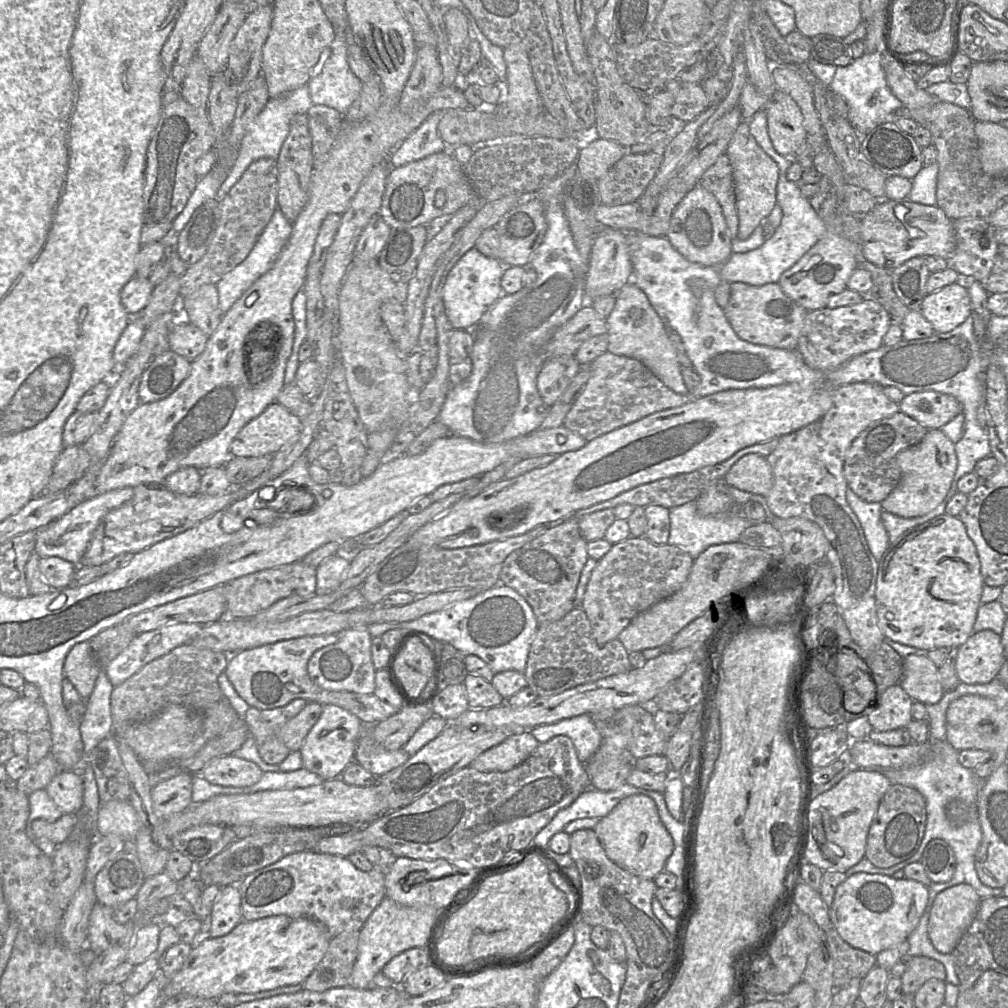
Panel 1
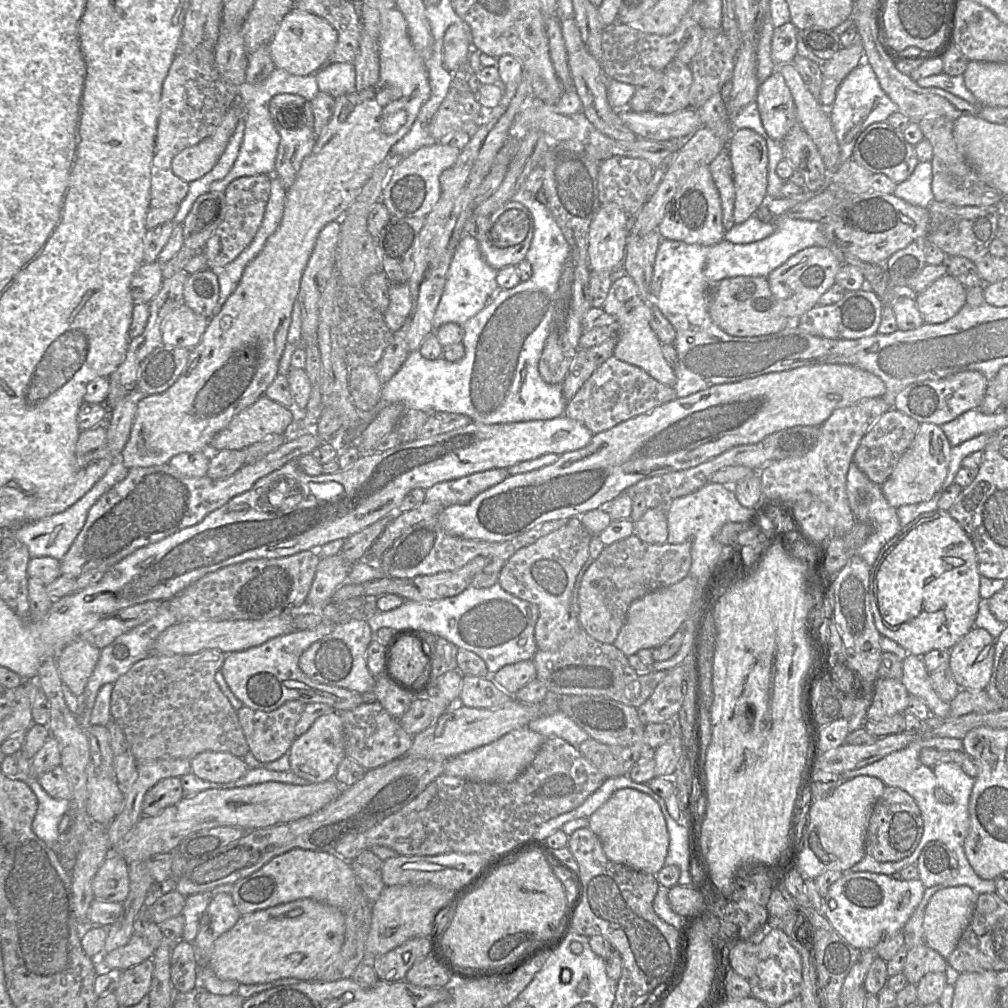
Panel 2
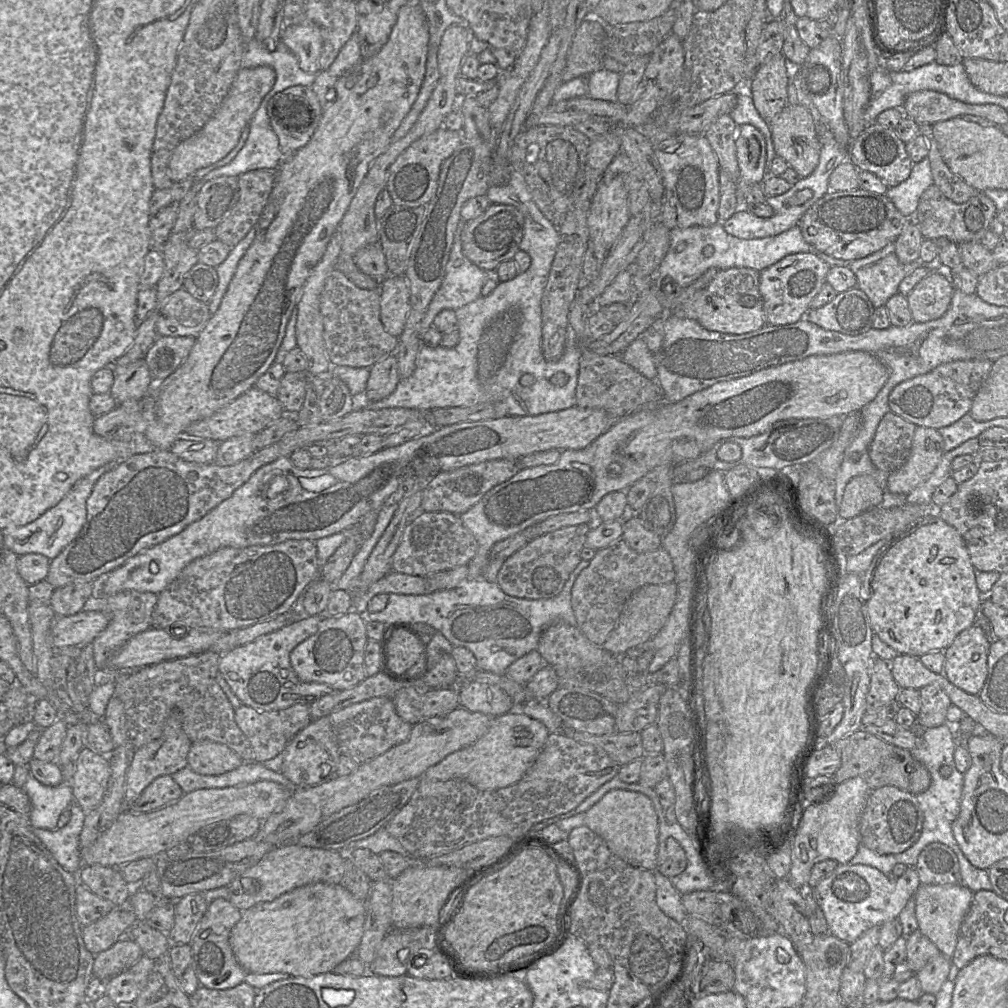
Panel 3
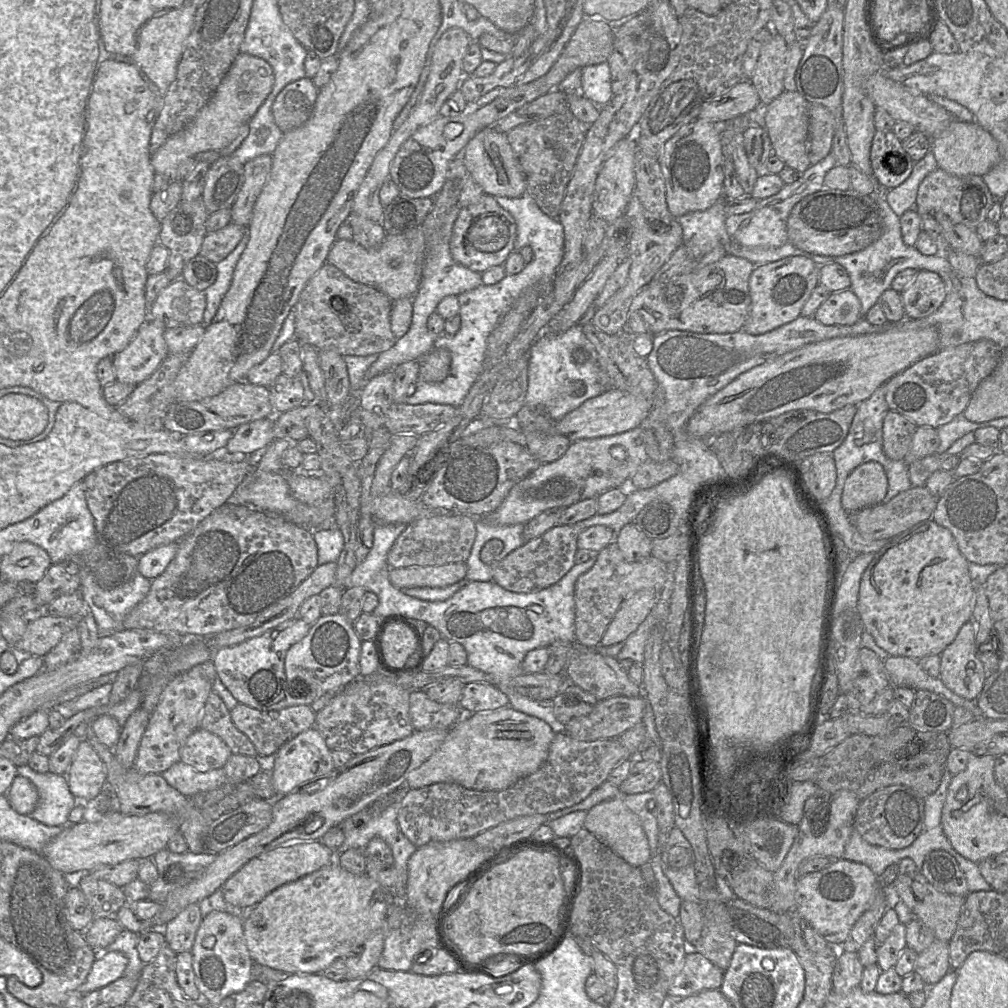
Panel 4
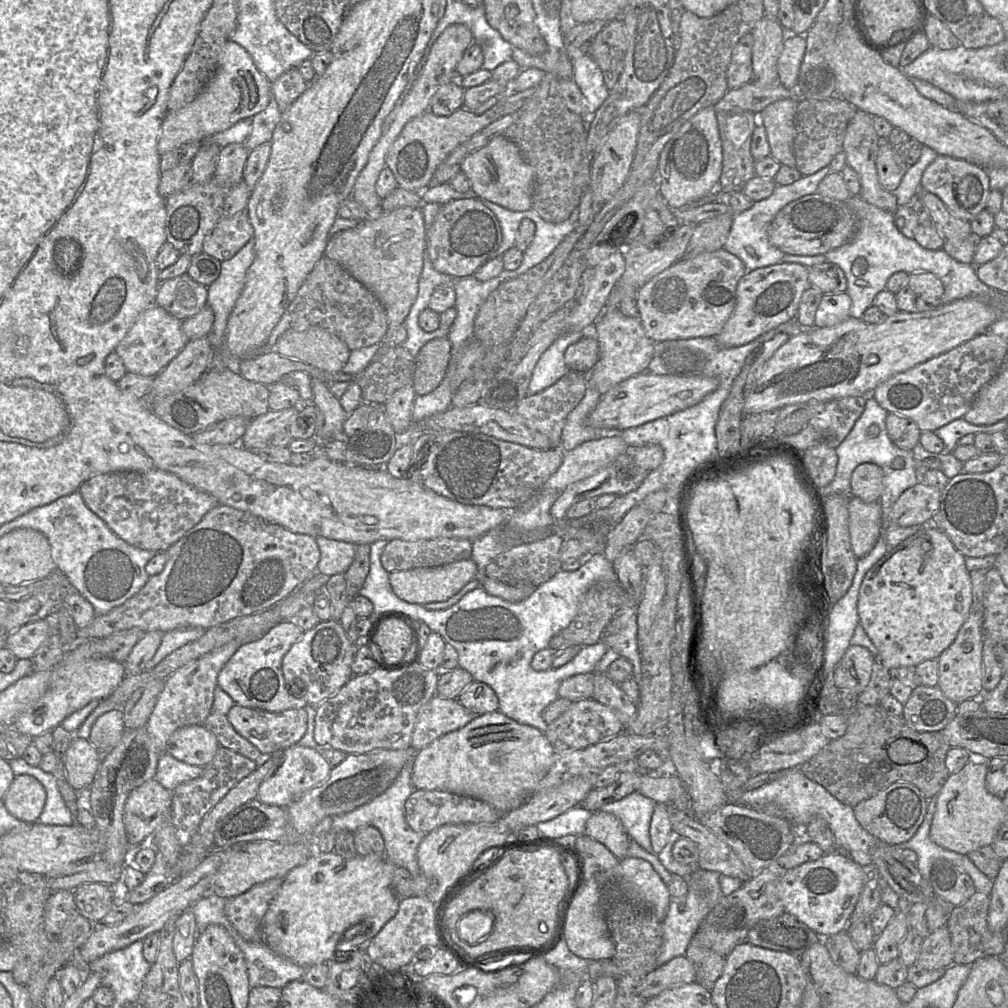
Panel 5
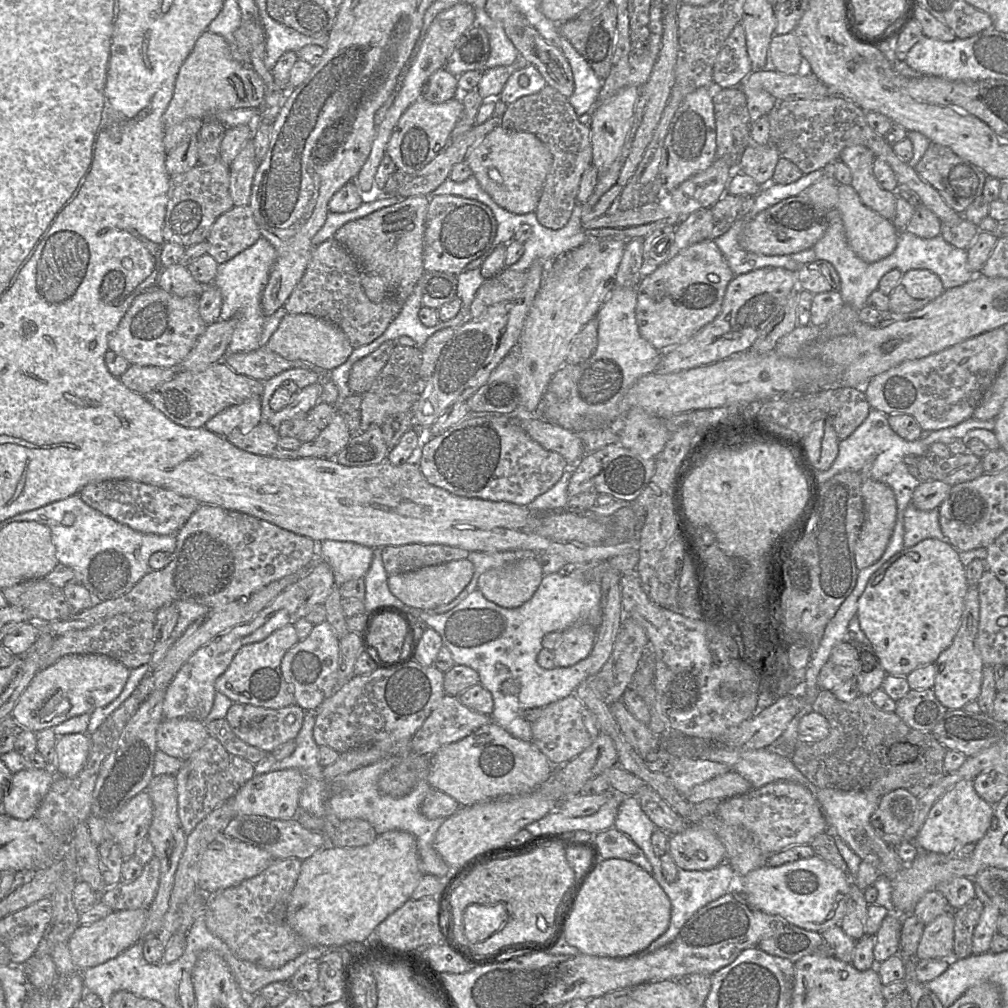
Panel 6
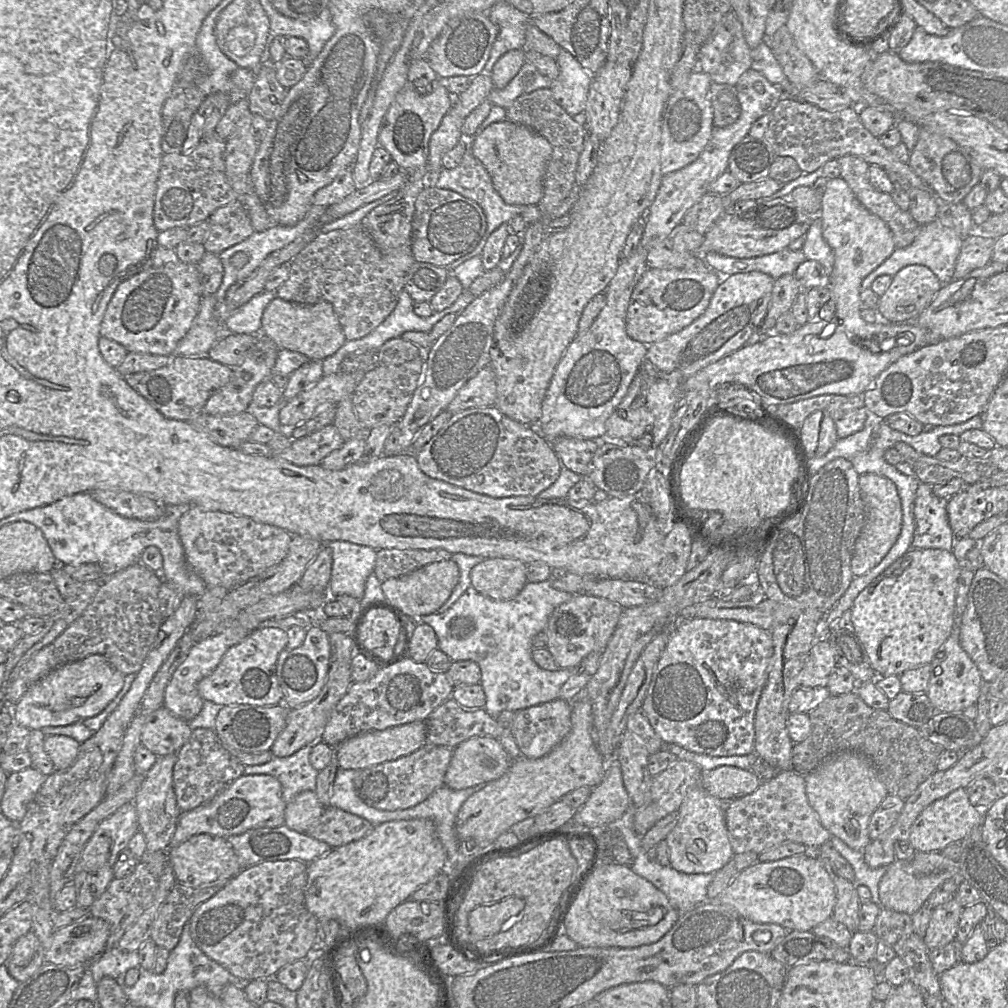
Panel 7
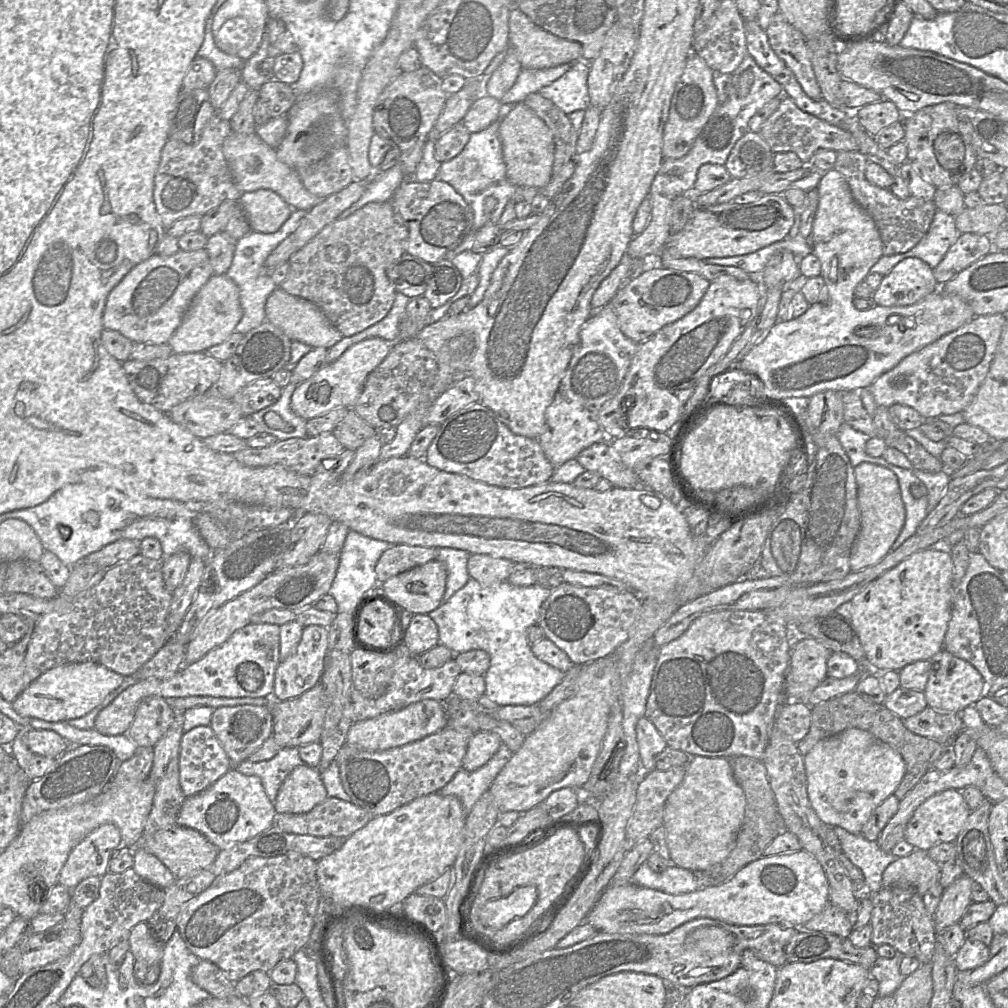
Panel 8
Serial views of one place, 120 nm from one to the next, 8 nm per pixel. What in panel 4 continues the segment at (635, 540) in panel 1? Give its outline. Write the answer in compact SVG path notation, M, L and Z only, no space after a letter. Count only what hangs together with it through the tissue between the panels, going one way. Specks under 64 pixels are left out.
M614 541L599 551L594 565L575 583L575 642L597 647L621 603L640 590L660 592L665 583L666 564L649 556L642 561L628 561Z

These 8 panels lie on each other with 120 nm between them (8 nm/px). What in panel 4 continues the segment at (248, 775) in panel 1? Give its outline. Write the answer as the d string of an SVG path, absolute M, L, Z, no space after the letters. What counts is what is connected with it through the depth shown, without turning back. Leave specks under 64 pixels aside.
M195 729L180 749L180 761L200 772L222 768L232 754L229 747L215 734Z

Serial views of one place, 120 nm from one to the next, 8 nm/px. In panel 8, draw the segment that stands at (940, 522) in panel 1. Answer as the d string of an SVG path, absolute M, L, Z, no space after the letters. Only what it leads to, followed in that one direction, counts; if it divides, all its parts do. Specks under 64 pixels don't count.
M924 549L868 583L851 600L851 621L865 652L866 664L874 671L900 671L920 660L929 660L943 649L951 618L953 561L949 553Z

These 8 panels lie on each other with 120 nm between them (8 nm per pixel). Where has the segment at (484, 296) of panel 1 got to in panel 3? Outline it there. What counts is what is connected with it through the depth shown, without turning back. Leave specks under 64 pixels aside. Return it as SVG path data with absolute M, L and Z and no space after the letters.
M462 220L455 232L453 245L450 251L448 263L446 265L445 276L441 286L431 300L424 318L419 325L419 335L422 339L424 333L433 325L435 317L444 309L457 310L470 302L475 301L481 296L483 285L485 284L491 273L487 272L471 262L463 253L461 234L464 226Z

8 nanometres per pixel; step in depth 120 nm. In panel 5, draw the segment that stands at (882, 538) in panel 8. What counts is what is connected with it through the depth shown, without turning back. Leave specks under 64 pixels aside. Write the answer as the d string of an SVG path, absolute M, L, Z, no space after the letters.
M851 497L848 512L851 547L859 559L874 548L881 535L882 508L879 501L865 503L859 498Z

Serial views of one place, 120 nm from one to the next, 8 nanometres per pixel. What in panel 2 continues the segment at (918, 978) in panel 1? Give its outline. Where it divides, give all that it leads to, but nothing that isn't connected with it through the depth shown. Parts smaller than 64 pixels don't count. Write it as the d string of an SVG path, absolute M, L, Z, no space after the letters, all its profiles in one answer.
M926 943L908 950L903 974L908 983L917 985L923 976L946 971L947 960Z

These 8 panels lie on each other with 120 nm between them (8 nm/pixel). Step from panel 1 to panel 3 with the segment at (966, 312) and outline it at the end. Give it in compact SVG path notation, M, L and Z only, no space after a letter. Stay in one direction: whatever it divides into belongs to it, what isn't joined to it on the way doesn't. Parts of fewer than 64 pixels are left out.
M932 271L906 296L914 322L928 322L948 310L955 287L944 271Z

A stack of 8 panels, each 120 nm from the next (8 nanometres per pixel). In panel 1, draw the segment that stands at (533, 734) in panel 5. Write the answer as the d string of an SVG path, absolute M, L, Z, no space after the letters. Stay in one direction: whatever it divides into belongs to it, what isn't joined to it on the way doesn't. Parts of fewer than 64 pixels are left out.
M525 731L486 750L471 762L470 767L483 772L508 771L525 761L539 744L530 731Z

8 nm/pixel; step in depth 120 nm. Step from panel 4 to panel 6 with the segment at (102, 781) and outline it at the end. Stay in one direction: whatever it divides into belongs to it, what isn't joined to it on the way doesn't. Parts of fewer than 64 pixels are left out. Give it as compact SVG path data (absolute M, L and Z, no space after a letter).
M73 733L57 737L55 771L60 776L75 777L83 769L89 750L89 736Z

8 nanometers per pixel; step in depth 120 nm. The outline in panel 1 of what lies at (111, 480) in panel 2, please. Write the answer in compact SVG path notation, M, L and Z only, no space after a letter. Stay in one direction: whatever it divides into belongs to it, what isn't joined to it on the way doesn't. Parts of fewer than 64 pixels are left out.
M126 487L98 494L84 500L62 517L36 530L34 552L40 558L59 557L75 566L81 566L82 557L99 523L107 513L129 501L132 496L133 488Z

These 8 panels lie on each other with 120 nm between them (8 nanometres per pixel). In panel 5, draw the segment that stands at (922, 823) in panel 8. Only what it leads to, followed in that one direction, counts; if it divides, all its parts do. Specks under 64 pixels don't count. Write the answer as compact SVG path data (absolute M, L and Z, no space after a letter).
M973 757L959 772L949 775L936 796L929 837L938 846L967 855L993 843L1005 820L1006 811L1003 800L986 789L988 761Z

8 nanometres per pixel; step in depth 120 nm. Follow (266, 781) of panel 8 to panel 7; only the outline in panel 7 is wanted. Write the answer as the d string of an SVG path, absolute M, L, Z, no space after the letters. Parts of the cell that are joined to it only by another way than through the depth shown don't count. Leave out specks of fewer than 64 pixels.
M306 745L288 757L273 756L260 765L244 766L244 774L265 774L278 779L282 786L282 799L290 802L300 792L316 790L318 772L310 763L312 745Z

